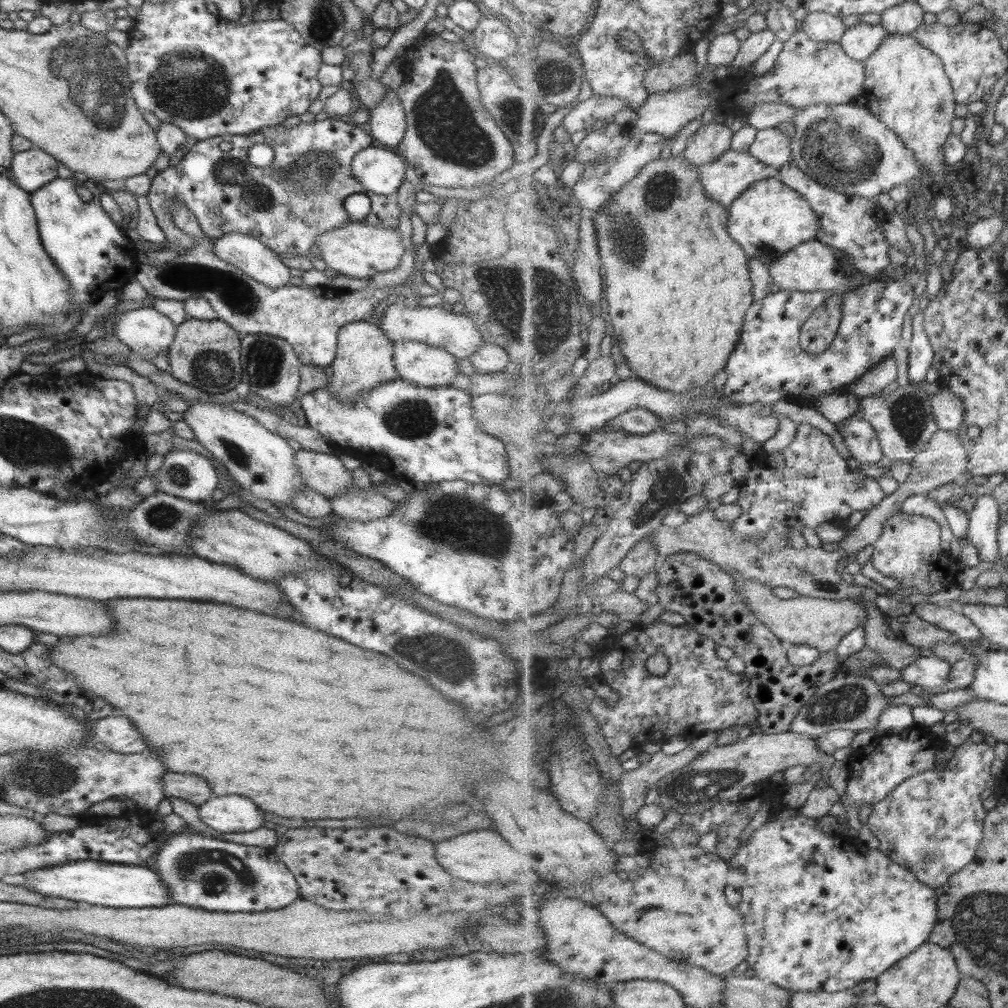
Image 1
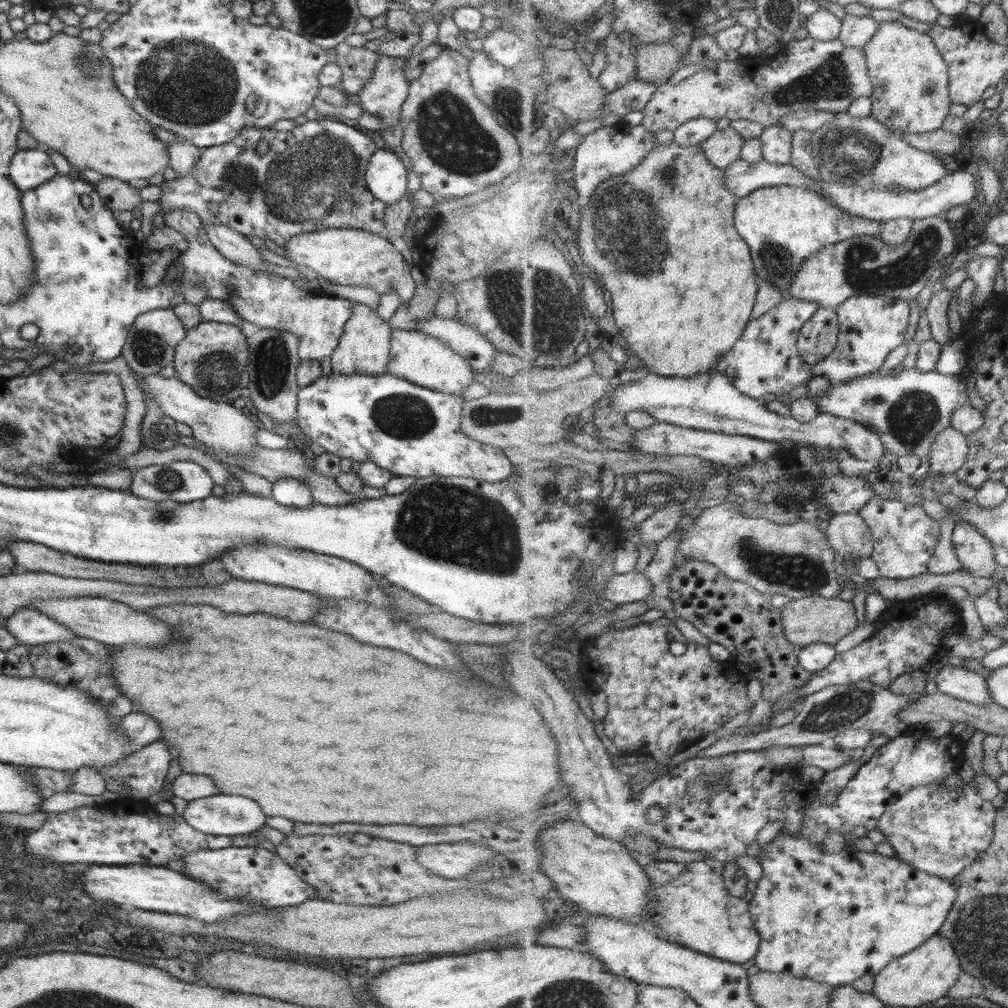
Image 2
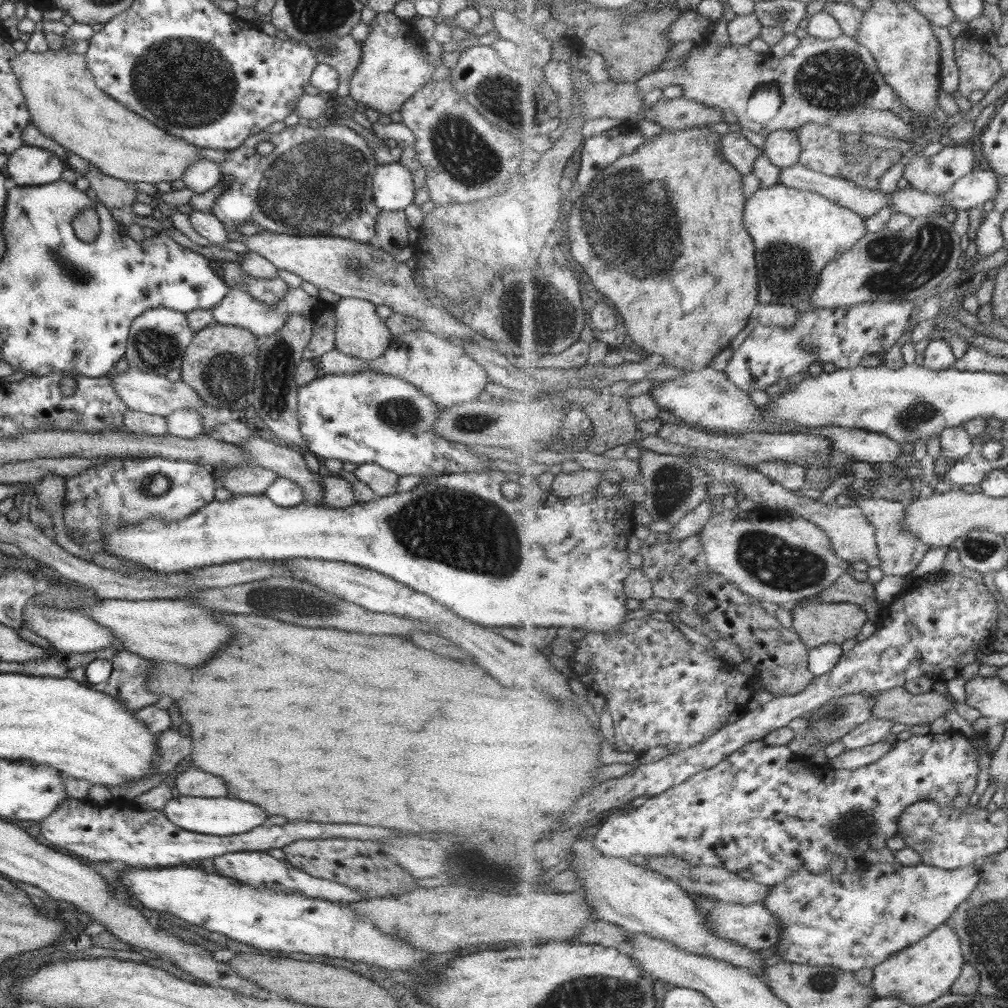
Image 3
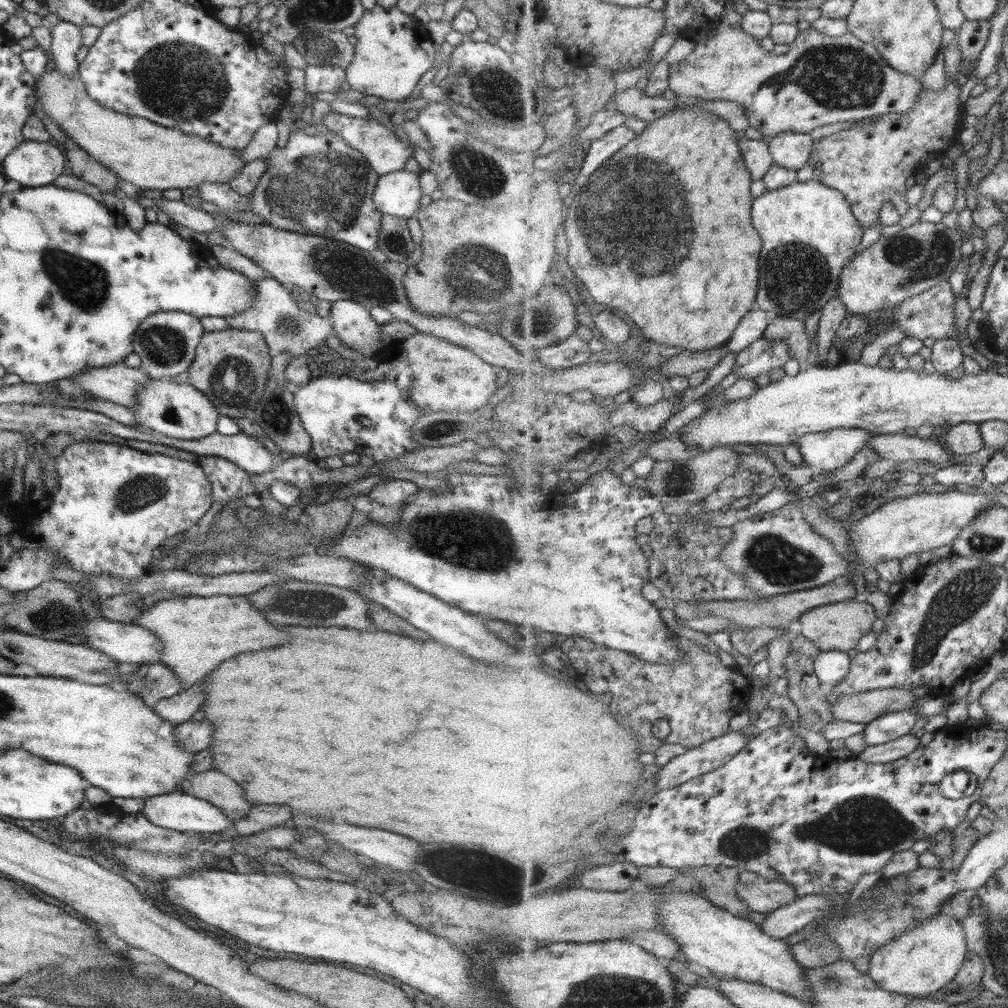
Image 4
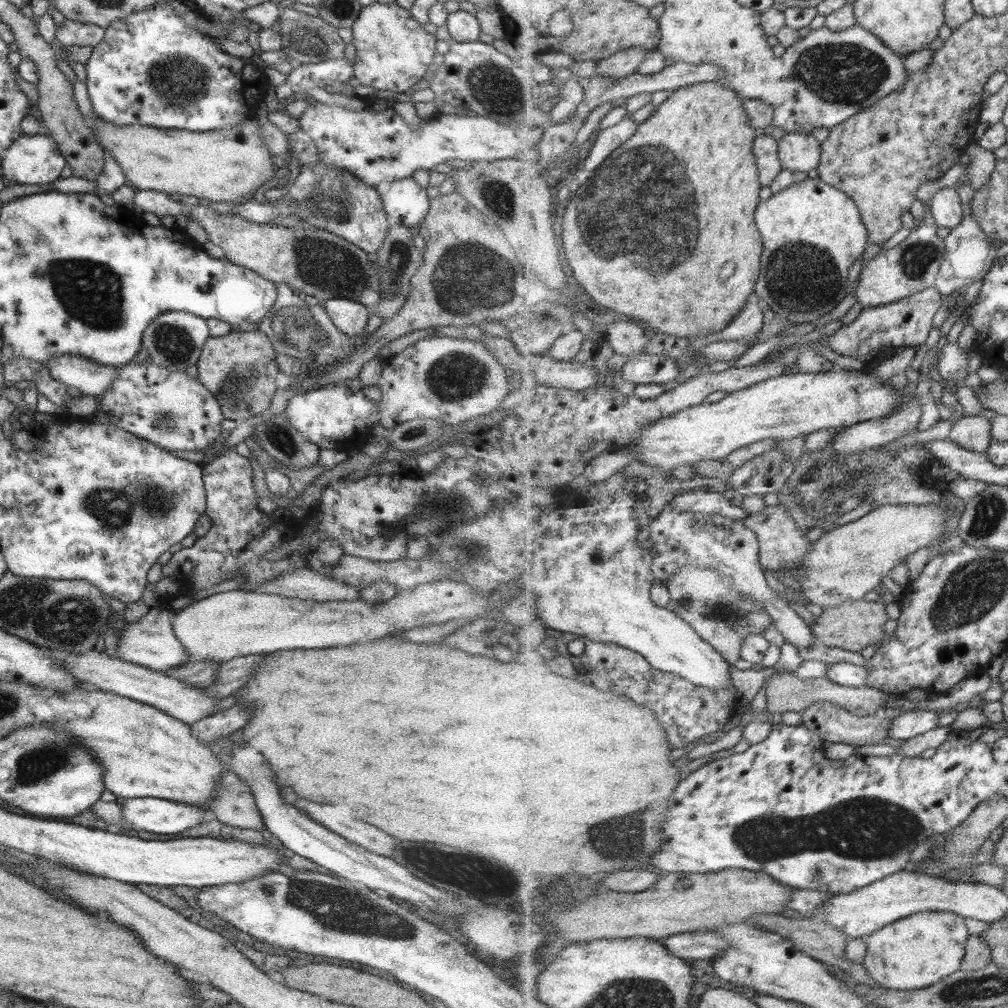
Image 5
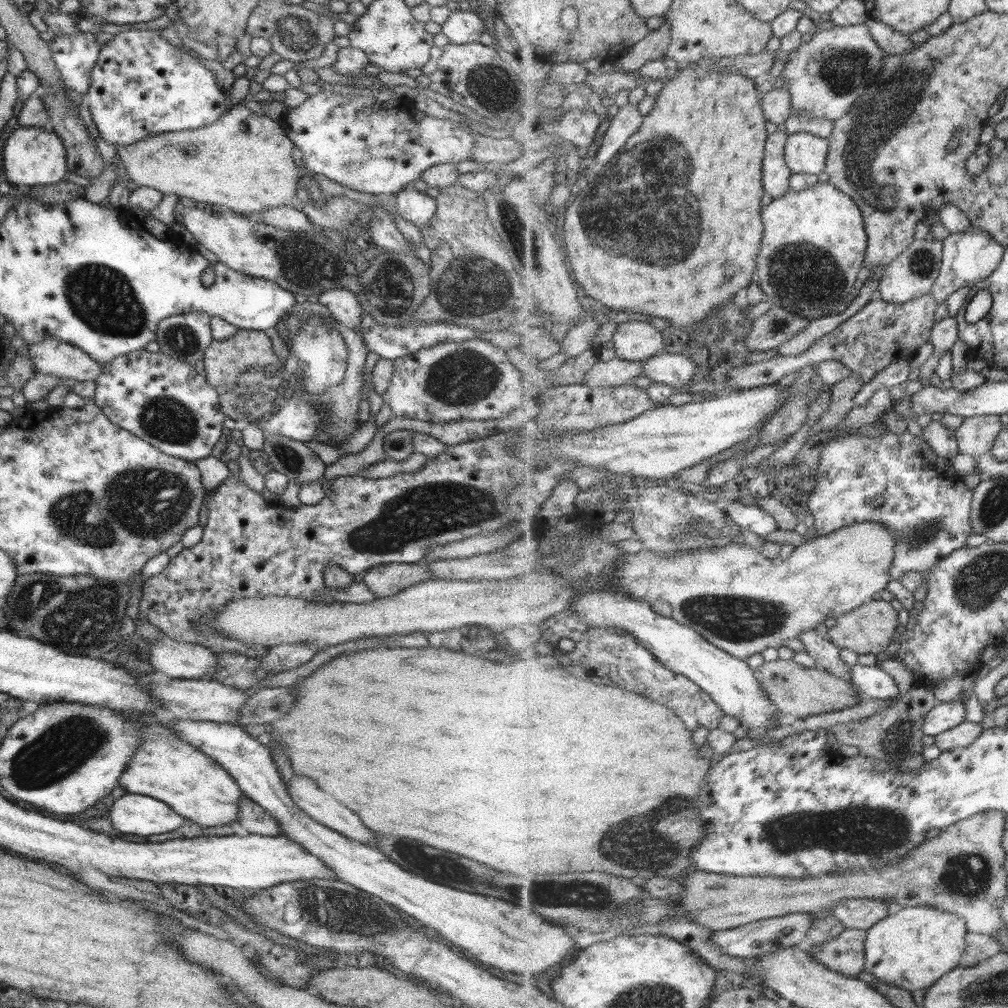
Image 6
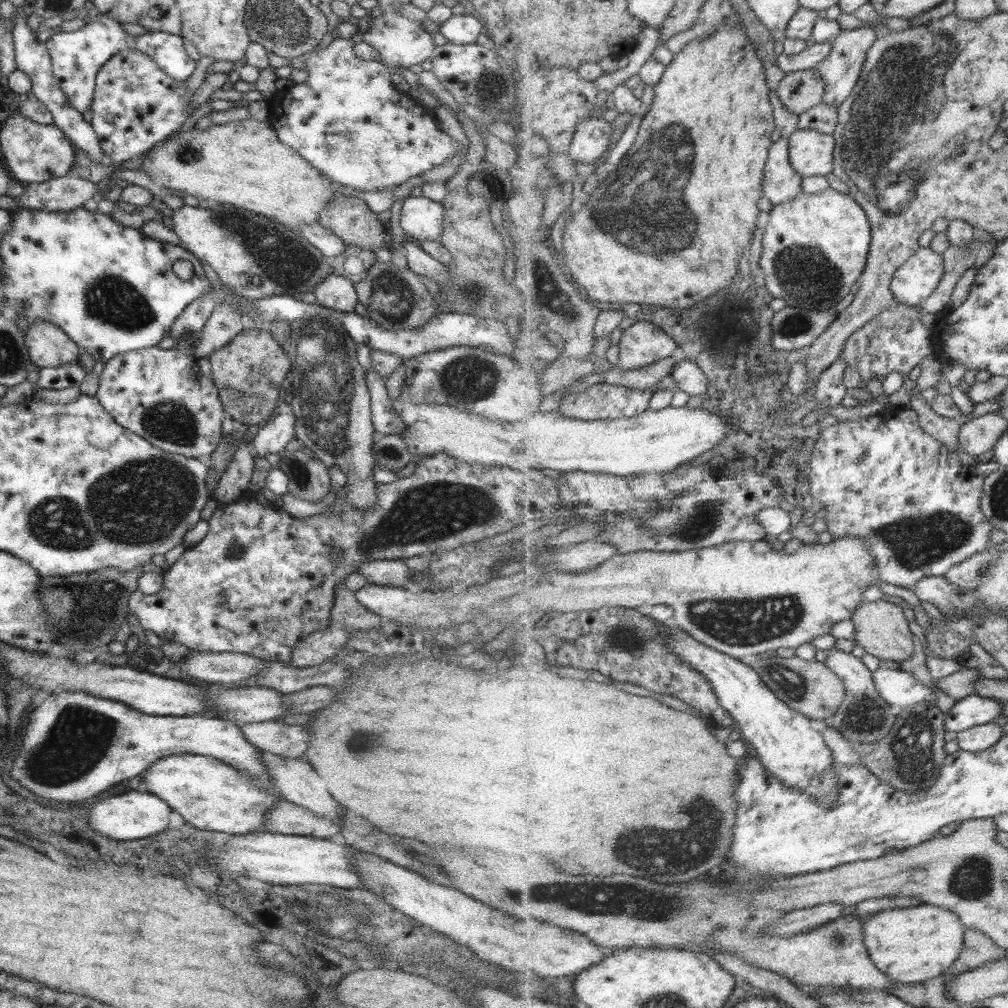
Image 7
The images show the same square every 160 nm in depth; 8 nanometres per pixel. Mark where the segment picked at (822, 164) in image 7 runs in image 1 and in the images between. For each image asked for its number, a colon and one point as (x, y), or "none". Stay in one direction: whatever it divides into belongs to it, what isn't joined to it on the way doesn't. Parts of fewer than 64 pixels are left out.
1: (771, 146)
2: (776, 140)
3: (783, 147)
4: (791, 149)
5: (800, 151)
6: (804, 153)

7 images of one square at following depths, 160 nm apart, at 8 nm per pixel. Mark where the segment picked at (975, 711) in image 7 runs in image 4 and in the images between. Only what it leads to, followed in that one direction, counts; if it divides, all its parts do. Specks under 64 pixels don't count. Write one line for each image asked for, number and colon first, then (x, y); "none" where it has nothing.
4: (893, 725)
5: (908, 724)
6: (947, 715)

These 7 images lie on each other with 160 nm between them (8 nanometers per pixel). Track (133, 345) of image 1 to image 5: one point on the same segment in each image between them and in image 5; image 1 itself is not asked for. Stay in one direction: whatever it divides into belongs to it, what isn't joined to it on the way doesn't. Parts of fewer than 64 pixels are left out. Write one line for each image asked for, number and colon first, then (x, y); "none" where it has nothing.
2: (152, 336)
3: (157, 338)
4: (165, 342)
5: (173, 340)

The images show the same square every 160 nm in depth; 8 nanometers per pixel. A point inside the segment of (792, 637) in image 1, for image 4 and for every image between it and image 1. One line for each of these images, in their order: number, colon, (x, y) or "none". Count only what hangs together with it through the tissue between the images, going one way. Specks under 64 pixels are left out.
2: (815, 619)
3: (817, 623)
4: (839, 626)

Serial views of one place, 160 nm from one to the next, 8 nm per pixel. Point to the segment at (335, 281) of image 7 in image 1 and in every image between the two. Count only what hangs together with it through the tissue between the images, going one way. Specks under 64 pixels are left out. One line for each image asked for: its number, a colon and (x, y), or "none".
1: (363, 360)
2: (363, 347)
3: (359, 332)
4: (352, 324)
5: (349, 317)
6: (343, 306)

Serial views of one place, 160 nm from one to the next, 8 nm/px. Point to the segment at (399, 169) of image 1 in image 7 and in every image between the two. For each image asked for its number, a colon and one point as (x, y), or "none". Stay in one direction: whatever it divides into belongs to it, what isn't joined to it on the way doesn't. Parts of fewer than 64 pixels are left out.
2: (384, 176)
3: (392, 189)
4: (397, 193)
5: (405, 203)
6: (413, 206)
7: (420, 218)

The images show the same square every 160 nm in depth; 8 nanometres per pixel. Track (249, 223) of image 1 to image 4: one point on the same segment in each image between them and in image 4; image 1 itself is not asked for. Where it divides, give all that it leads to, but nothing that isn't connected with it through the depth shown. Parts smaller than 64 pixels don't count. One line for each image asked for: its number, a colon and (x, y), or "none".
2: (311, 178)
3: (316, 181)
4: (318, 185)

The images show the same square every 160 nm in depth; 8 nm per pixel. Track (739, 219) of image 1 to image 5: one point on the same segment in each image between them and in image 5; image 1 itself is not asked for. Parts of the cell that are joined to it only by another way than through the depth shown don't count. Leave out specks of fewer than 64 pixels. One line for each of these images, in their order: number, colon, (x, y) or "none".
2: (784, 225)
3: (798, 233)
4: (814, 226)
5: (813, 232)

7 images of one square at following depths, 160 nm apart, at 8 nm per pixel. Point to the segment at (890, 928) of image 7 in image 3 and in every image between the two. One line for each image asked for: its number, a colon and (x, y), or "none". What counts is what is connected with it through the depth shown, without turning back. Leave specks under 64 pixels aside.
3: (920, 974)
4: (922, 961)
5: (918, 951)
6: (912, 948)

